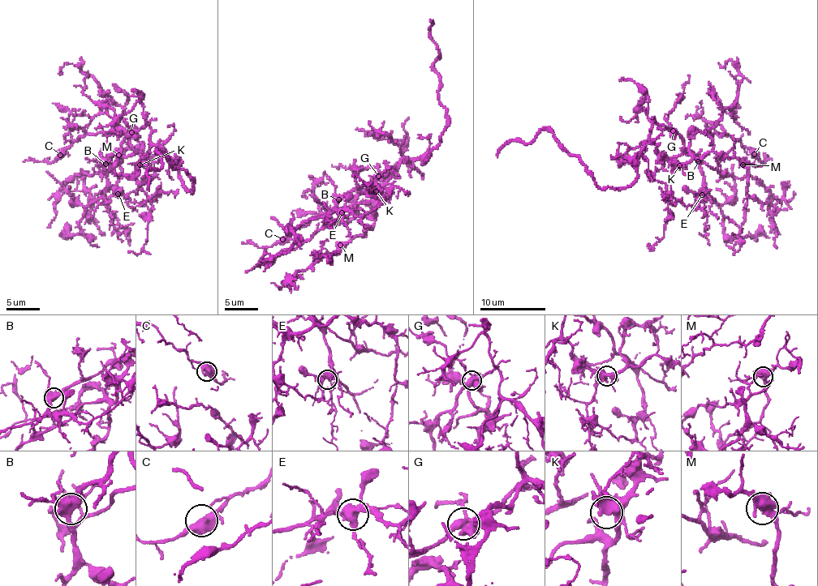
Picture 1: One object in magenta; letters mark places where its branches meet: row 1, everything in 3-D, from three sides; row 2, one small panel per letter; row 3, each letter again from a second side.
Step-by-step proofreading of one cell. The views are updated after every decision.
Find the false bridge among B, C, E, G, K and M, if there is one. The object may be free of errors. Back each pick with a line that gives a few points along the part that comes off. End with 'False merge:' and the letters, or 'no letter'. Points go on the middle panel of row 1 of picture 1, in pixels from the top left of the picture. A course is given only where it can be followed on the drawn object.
False merge: no letter

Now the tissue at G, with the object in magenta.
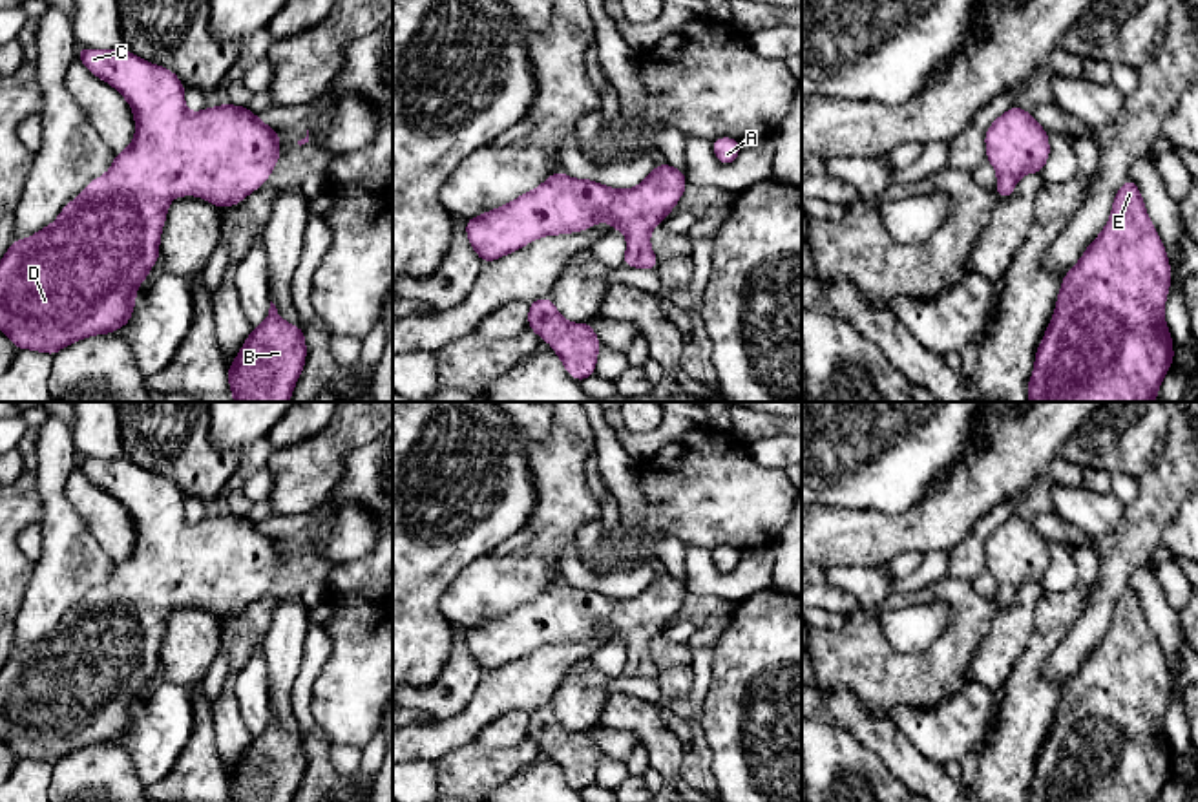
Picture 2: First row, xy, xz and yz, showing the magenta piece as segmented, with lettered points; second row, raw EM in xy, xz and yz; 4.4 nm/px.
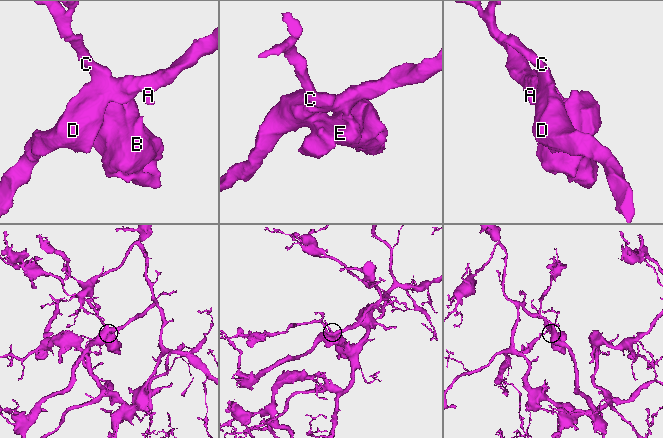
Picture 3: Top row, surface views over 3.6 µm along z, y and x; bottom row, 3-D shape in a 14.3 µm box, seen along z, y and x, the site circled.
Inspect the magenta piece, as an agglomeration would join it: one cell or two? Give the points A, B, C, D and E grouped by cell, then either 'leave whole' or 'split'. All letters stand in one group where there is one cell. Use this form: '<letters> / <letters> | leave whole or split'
A B C D E | leave whole

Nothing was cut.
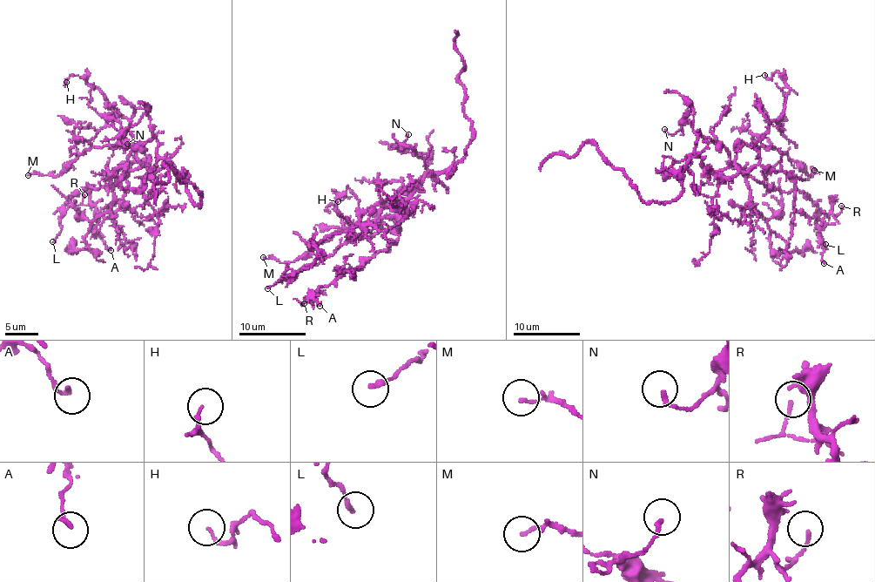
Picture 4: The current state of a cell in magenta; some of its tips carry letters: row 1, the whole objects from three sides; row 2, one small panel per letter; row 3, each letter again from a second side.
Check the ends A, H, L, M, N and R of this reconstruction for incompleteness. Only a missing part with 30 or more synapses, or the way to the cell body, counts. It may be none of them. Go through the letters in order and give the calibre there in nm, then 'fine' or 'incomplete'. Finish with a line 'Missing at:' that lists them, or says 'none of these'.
A: 170 nm | fine
H: 140 nm | fine
L: 180 nm | fine
M: 120 nm | fine
N: 170 nm | fine
R: 130 nm | fine
Missing at: none of these

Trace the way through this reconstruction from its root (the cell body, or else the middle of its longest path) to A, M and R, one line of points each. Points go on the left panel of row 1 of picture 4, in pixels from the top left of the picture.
A: (158, 152), (153, 173), (150, 156), (135, 162), (126, 172), (126, 193), (98, 213), (97, 234), (111, 250)
M: (158, 152), (151, 175), (150, 167), (140, 161), (132, 148), (120, 143), (86, 148), (56, 176), (28, 175)
R: (158, 152), (153, 173), (150, 156), (135, 162), (126, 193), (97, 215), (92, 203), (84, 205), (84, 194)

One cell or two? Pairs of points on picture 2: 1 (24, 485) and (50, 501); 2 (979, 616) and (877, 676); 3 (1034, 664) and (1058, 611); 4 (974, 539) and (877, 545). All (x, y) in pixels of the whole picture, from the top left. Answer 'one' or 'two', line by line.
1: two
2: one
3: one
4: two

